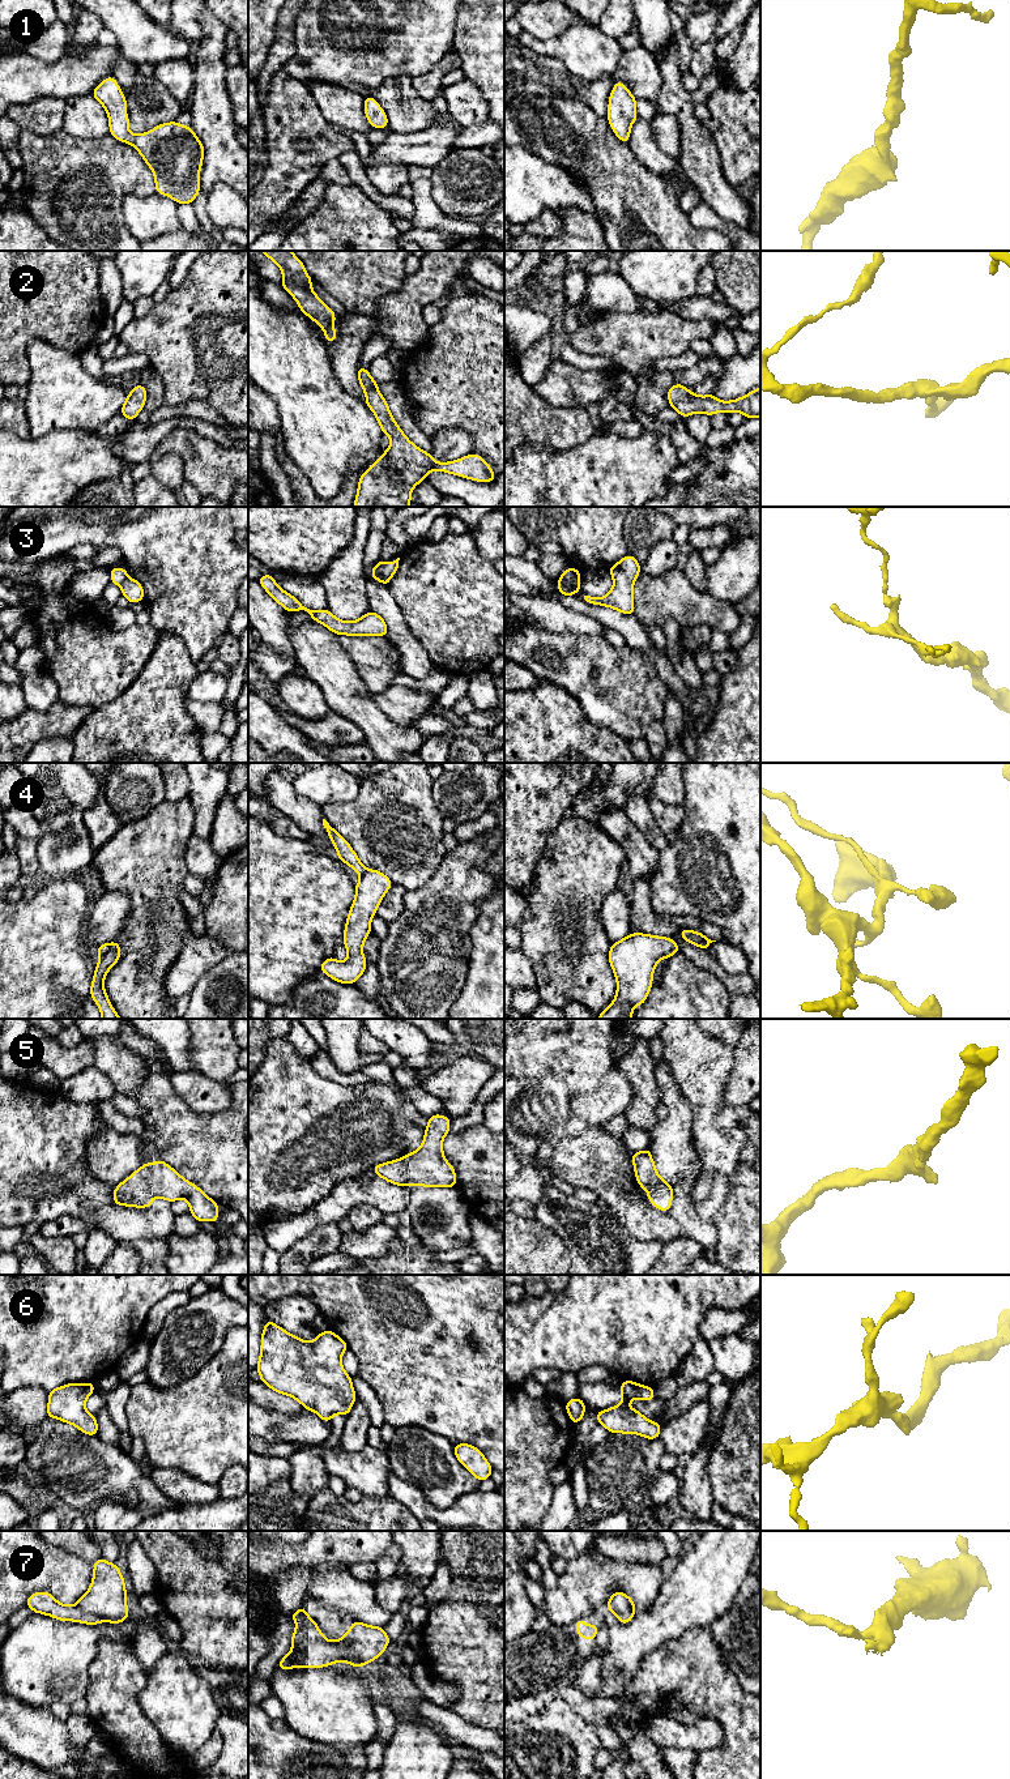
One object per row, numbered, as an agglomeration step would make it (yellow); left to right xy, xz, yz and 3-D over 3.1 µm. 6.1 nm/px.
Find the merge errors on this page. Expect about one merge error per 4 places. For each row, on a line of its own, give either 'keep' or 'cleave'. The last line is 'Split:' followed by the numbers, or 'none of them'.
1: keep
2: keep
3: cleave
4: cleave
5: keep
6: keep
7: cleave
Split: 3, 4, 7

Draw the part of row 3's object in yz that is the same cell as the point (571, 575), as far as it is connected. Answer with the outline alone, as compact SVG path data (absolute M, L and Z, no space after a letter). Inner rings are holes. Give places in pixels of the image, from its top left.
M570 567L570 568L563 571L559 580L579 586L580 571L576 569L576 568Z

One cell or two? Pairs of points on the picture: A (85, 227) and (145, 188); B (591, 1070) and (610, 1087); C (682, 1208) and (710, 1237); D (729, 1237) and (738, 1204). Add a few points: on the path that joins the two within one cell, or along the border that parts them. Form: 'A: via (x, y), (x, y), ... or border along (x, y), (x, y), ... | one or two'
A: via (99, 212), (124, 187), (130, 187) | one
B: border along (614, 1065), (596, 1086), (574, 1093) | two
C: via (689, 1215), (704, 1231) | one
D: via (737, 1229), (738, 1212) | one

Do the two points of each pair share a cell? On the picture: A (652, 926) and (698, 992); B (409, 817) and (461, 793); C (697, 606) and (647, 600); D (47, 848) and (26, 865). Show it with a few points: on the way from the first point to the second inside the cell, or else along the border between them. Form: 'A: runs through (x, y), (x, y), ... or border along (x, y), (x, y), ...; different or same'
A: border along (681, 950), (697, 967), (704, 971); different
B: border along (431, 781), (431, 798), (442, 815); different
C: runs through (685, 605), (680, 600), (659, 600); same
D: border along (35, 854), (39, 870); different

